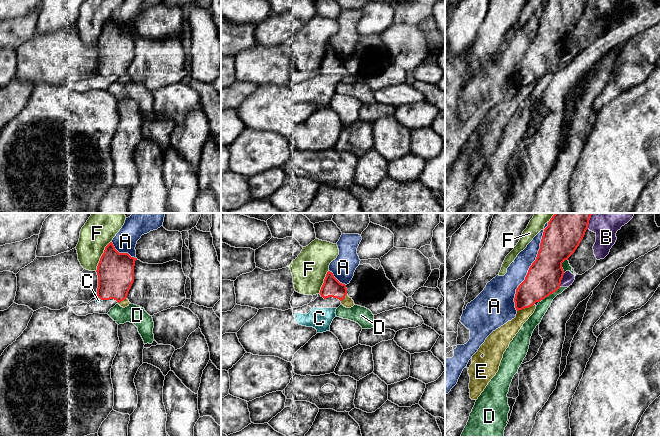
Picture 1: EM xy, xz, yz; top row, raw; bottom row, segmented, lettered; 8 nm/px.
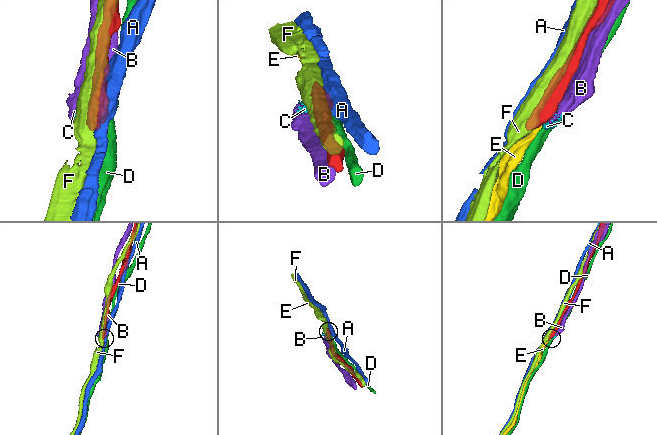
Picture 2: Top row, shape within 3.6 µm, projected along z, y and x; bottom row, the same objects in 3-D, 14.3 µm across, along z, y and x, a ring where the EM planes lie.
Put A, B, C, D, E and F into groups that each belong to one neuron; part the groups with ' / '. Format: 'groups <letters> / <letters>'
groups A / B C / D / E / F

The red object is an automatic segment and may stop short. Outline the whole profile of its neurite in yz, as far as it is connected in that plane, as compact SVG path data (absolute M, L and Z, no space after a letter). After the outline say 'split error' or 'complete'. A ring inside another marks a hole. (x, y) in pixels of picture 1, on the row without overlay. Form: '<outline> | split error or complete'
M548 0L536 36L516 65L516 93L493 107L472 132L469 143L470 174L477 176L499 146L503 130L523 100L536 85L536 78L560 64L562 39L575 28L589 0Z | split error

